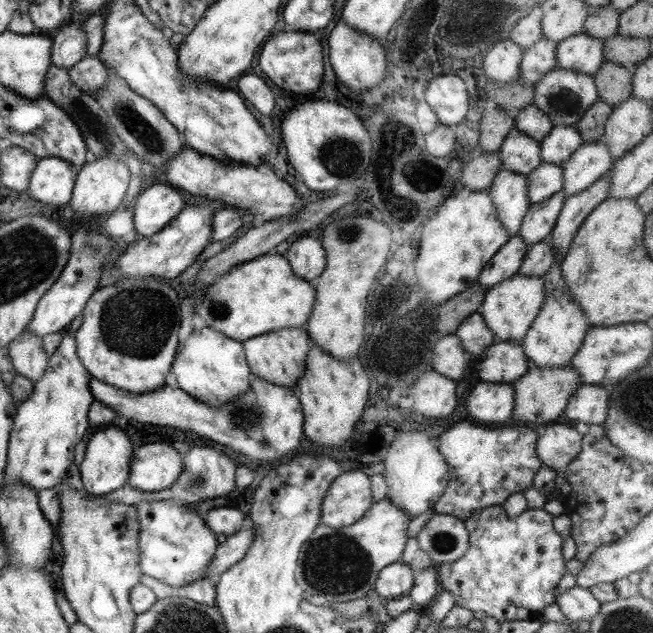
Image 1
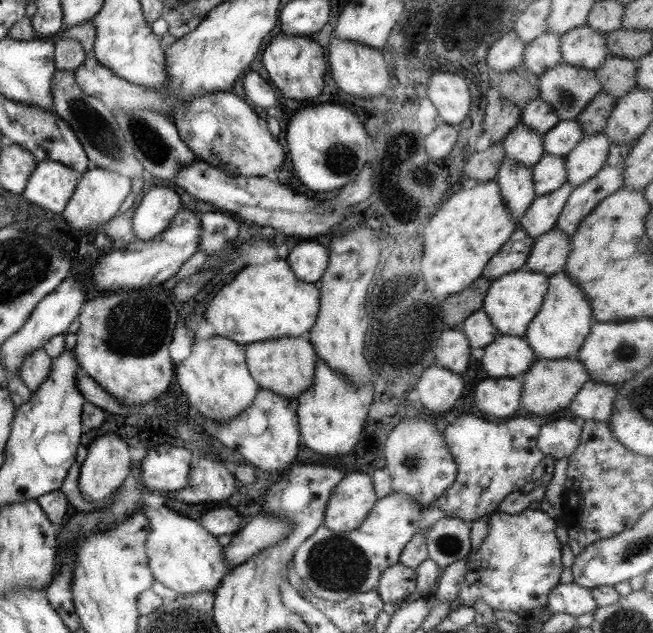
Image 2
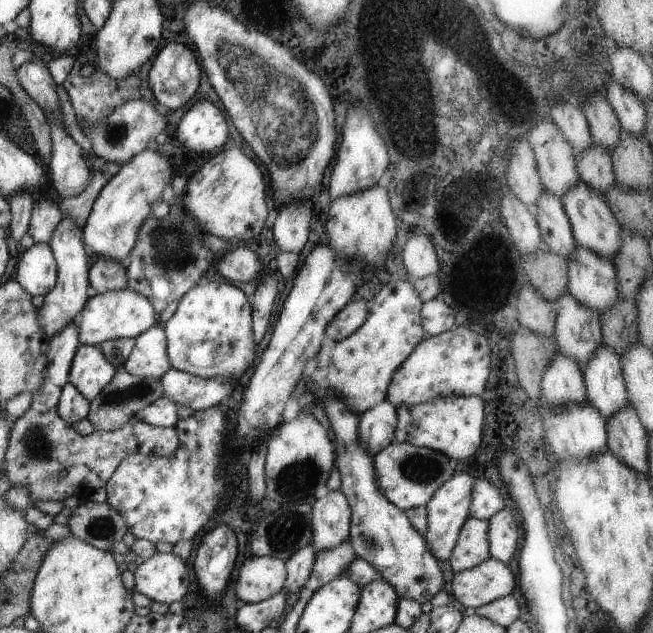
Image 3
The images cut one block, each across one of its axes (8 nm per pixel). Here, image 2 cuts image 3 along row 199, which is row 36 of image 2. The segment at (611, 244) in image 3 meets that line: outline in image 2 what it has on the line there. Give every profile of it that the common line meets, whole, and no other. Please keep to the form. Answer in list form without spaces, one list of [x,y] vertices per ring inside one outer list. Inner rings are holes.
[[[582,25],[560,35],[559,52],[562,62],[594,71],[608,55],[605,34]]]

